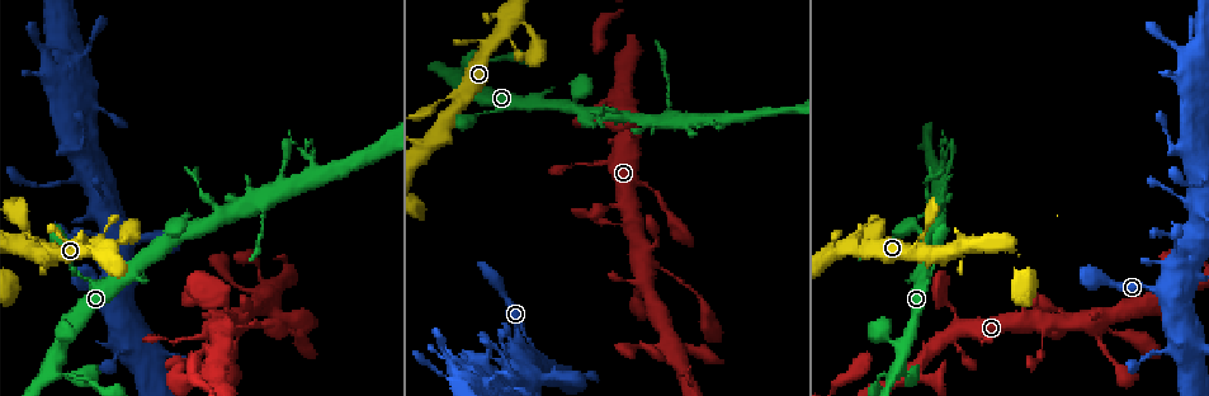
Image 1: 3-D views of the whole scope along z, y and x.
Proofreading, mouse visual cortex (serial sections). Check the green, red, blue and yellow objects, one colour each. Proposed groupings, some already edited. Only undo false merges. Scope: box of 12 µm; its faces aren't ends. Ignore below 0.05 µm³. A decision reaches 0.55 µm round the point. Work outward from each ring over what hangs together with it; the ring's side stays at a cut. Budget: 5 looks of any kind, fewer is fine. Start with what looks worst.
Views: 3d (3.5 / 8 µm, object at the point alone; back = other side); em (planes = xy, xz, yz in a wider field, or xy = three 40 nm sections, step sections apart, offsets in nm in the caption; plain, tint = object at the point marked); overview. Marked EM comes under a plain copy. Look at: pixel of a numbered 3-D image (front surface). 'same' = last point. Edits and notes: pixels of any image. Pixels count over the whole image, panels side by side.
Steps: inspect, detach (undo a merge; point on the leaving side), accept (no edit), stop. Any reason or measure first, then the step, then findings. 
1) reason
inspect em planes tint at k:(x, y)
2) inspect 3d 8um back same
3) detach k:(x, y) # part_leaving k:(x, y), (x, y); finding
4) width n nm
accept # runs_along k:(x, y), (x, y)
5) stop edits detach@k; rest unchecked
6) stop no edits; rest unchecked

sharp bend
inspect 3d 3.5um at 1:(1189, 136)

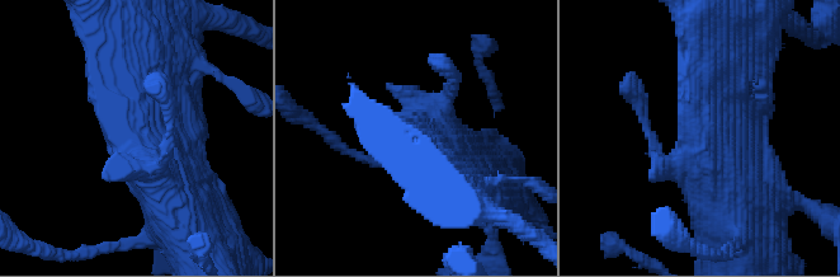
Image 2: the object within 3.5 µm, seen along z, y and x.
shape alone is not enough
inspect em xy step 1 tint at 2:(705, 128)

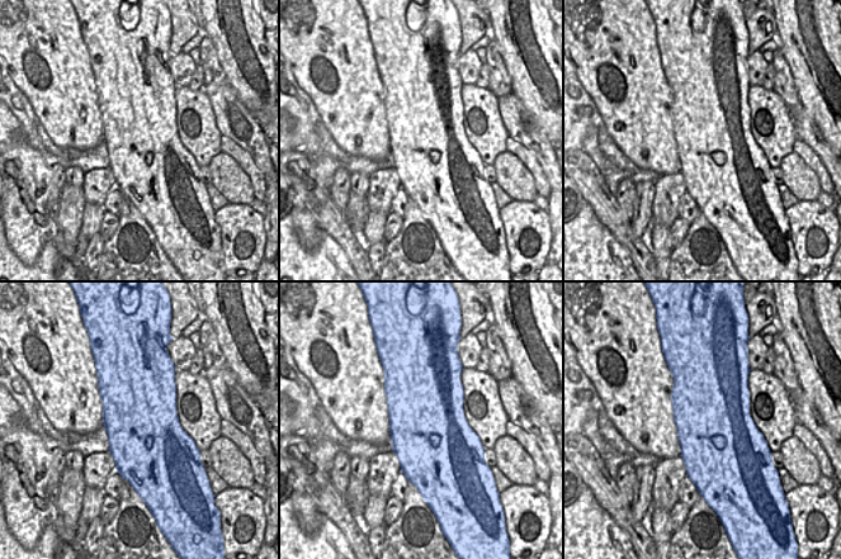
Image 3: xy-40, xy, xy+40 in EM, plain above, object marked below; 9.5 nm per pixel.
accept # runs_along 2:(175, 215), (149, 137), (141, 51); continuous, no second cell

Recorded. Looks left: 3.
calibre changes
inspect 3d 3.5um at 1:(449, 364)

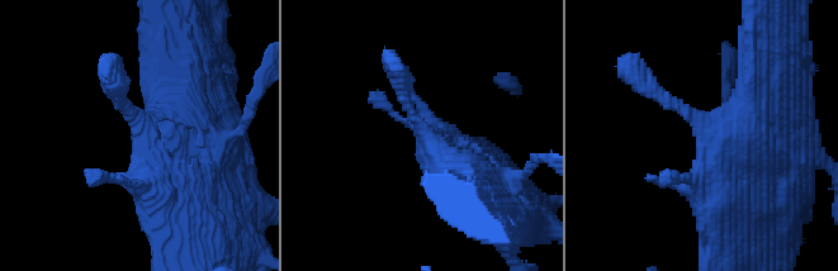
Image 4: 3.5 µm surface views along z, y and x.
now the EM
inspect em xy step 3 tint at 4:(426, 135)

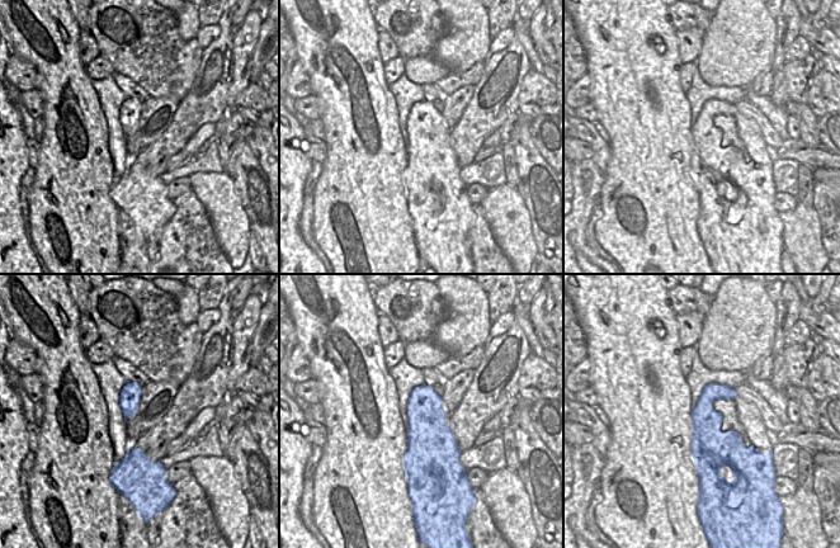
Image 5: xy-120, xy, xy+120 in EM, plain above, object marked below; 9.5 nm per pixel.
another direction
inspect em xy step 1 tint same

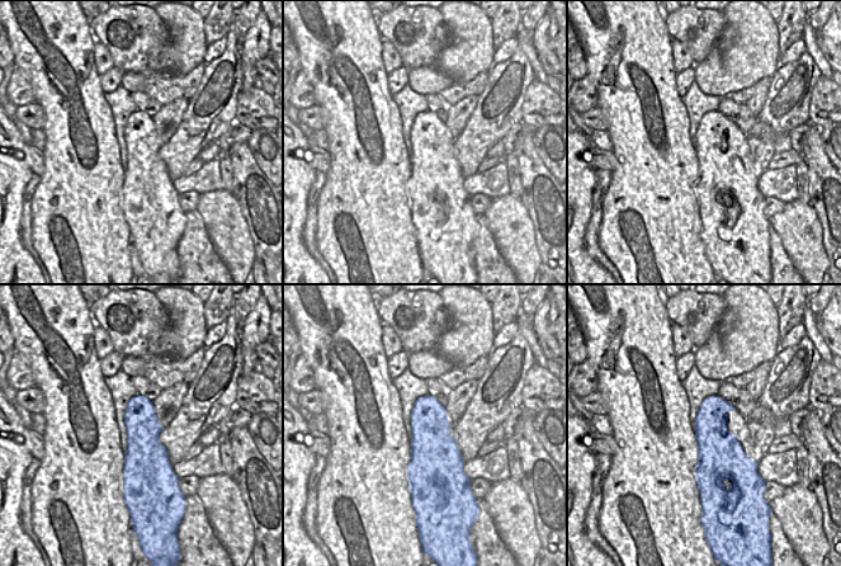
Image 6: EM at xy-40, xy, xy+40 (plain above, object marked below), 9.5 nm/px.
accept # runs_along 4:(472, 194), (432, 165), (397, 74); one cell here

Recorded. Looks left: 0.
stop no edits; rest unchecked

